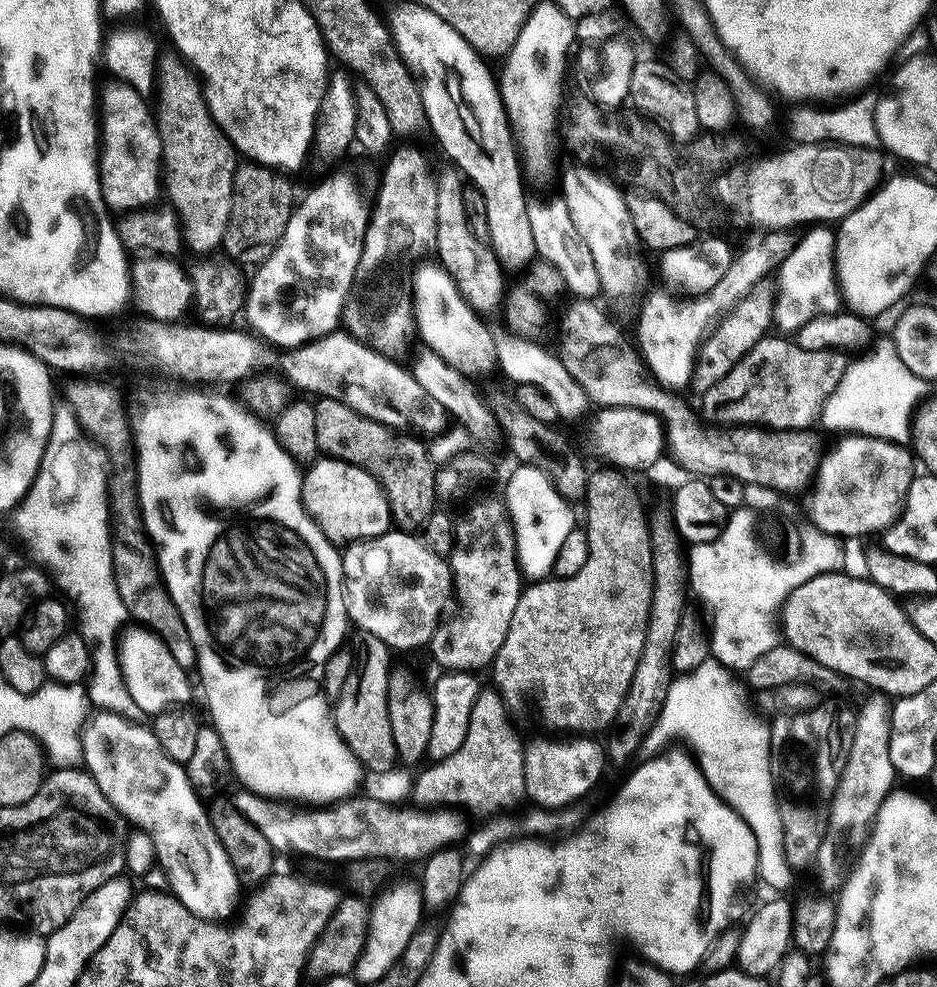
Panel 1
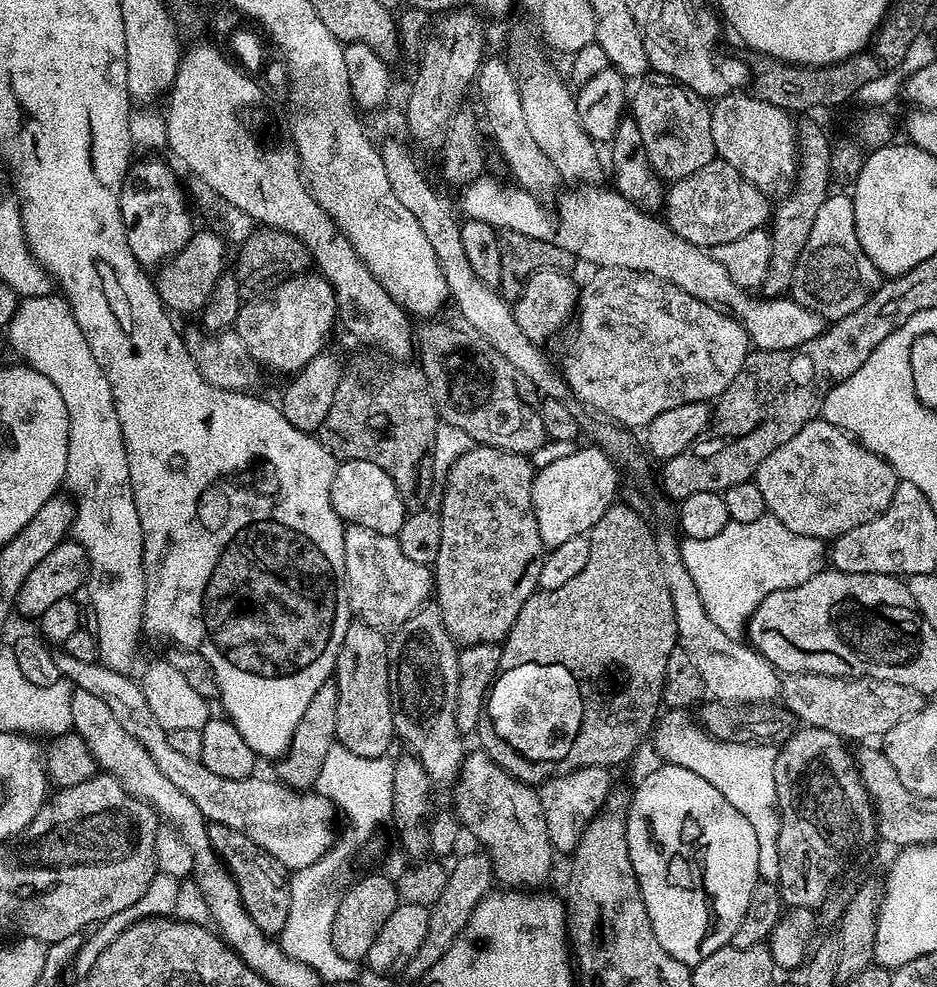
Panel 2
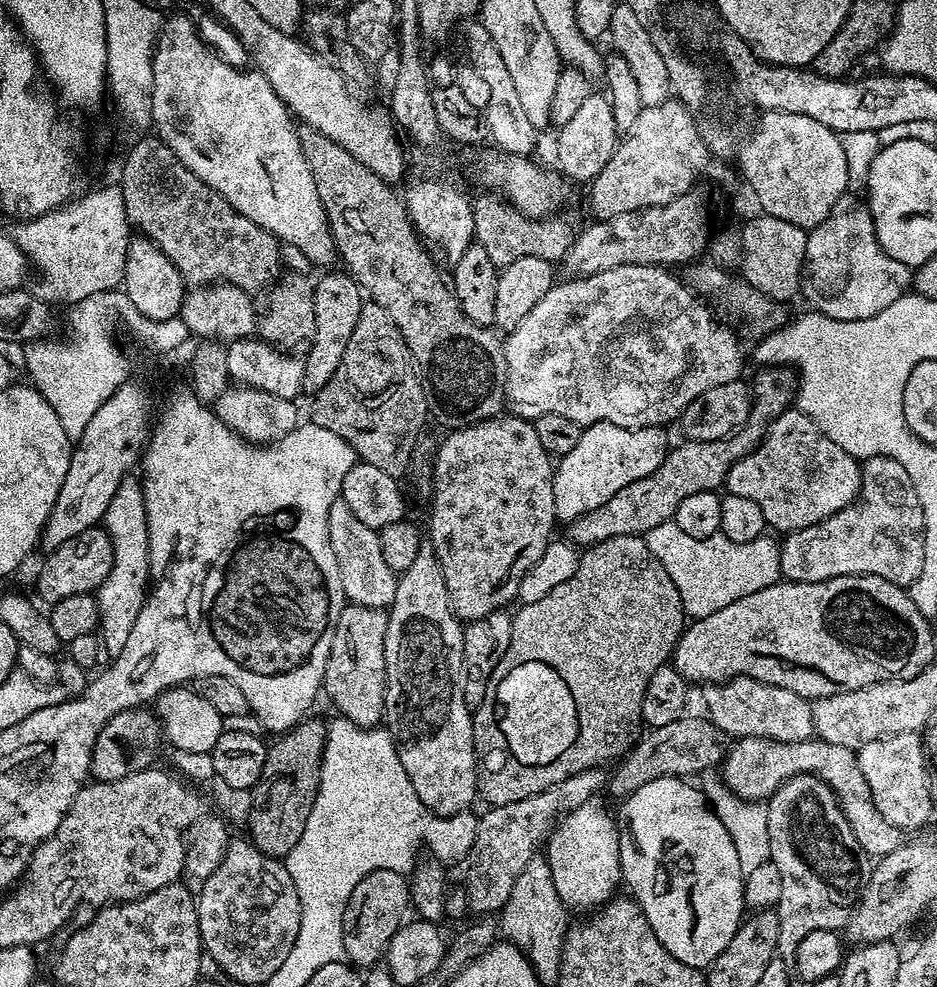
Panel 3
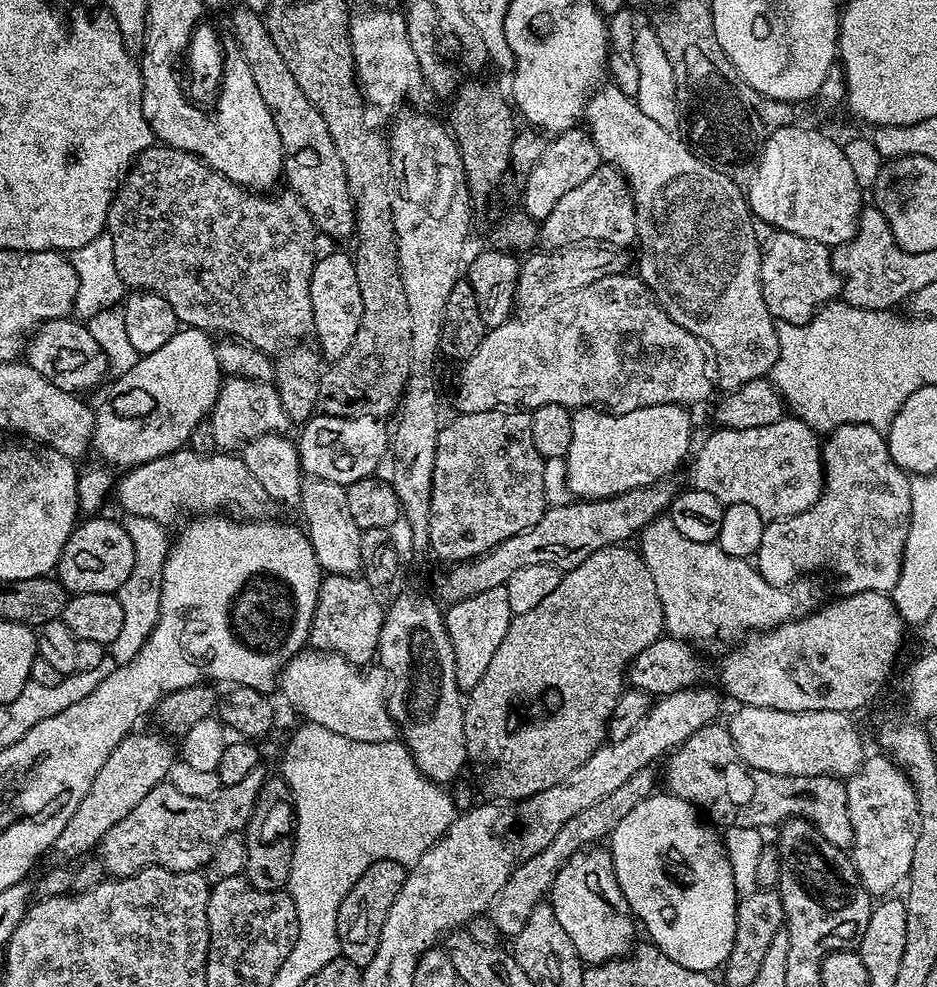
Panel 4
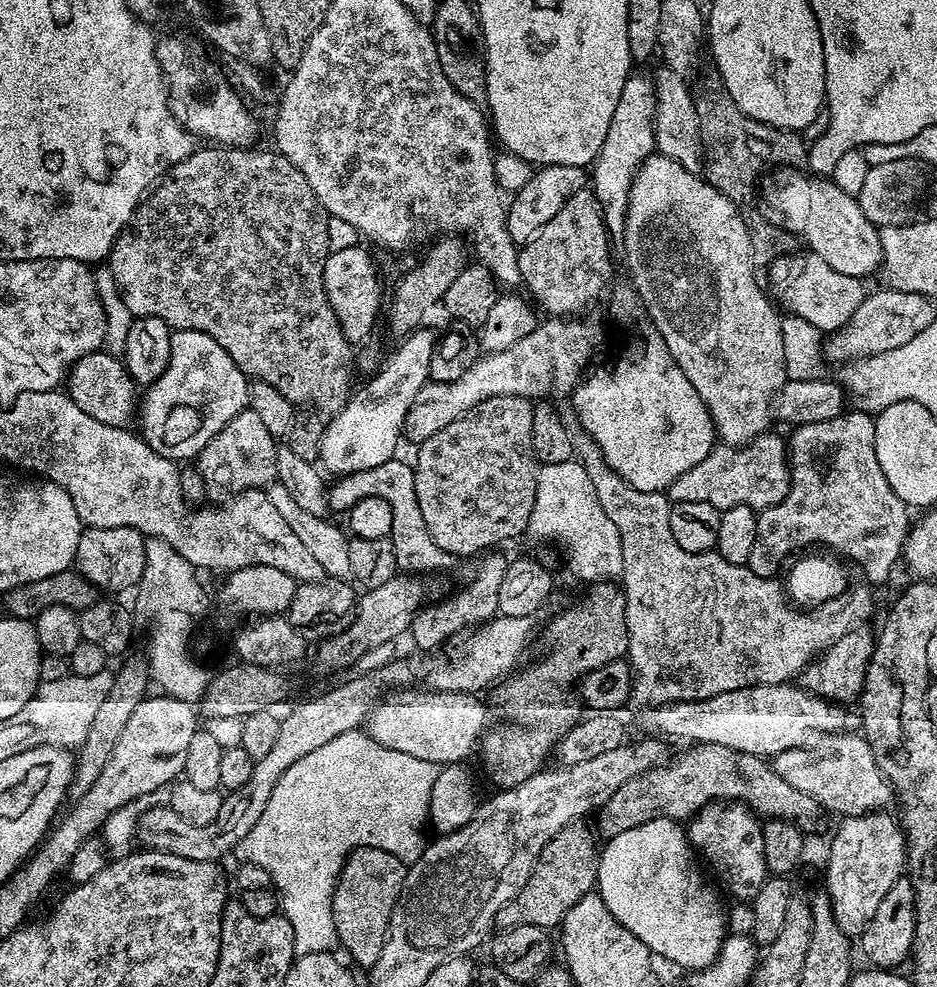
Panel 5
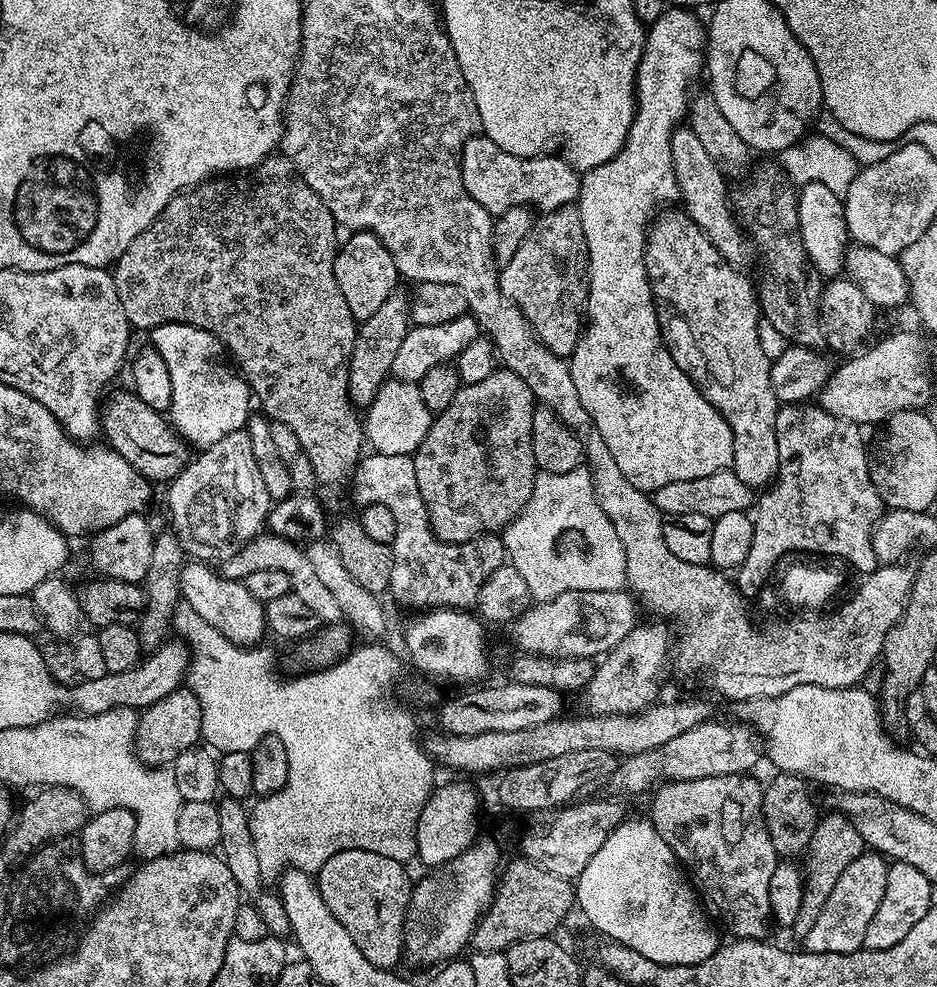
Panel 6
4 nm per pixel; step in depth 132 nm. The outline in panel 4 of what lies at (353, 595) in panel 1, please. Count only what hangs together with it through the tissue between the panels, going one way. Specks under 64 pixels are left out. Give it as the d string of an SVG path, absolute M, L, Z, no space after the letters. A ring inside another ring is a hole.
M308 478L300 485L298 511L304 515L303 527L306 529L308 541L312 543L312 549L321 569L333 576L357 575L362 562L362 546L360 545L362 530L350 514L350 505L346 503L347 493L345 485L329 480Z

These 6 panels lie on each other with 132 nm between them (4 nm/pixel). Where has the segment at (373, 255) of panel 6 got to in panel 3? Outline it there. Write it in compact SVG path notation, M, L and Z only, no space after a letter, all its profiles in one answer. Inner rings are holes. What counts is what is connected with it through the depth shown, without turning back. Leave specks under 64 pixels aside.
M347 271L328 272L319 281L315 281L313 290L314 306L314 332L306 350L308 353L302 356L304 373L302 382L303 391L313 394L330 381L334 370L345 353L346 344L350 340L350 334L358 323L359 310L362 305L362 293L360 285L348 275Z

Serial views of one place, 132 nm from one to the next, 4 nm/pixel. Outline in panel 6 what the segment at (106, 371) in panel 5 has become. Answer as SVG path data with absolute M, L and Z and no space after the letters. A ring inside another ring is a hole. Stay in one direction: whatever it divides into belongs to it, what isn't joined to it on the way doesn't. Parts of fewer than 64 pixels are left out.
M131 390L114 392L103 401L100 414L100 427L102 436L108 439L105 440L107 447L122 454L122 458L126 458L126 462L130 462L130 466L134 466L134 470L138 470L138 474L142 474L149 482L170 482L188 465L189 445L169 423L165 413L150 410L150 406L146 406L146 402L142 402L142 398L138 398Z

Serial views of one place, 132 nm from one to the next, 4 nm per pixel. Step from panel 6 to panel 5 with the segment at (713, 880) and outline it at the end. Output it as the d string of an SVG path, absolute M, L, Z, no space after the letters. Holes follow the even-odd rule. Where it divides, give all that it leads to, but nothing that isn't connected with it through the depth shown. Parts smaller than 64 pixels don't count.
M713 802L687 821L688 843L716 871L716 876L744 902L751 902L769 875L764 857L764 830L761 817L751 808L735 802Z

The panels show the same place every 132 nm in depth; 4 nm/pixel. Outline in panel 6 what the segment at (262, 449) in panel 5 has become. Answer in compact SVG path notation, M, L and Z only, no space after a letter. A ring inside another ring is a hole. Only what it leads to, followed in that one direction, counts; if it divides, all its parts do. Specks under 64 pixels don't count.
M241 430L226 434L226 438L218 438L210 447L203 449L197 458L189 459L188 465L182 469L174 479L167 485L168 488L168 512L172 515L171 531L176 533L177 540L184 549L185 557L191 558L196 562L223 562L232 557L238 550L242 550L251 540L261 535L268 519L268 509L272 507L273 501L270 494L266 494L266 482L262 482L262 473L258 470L258 462L254 462L254 450L250 447L250 438L247 431Z

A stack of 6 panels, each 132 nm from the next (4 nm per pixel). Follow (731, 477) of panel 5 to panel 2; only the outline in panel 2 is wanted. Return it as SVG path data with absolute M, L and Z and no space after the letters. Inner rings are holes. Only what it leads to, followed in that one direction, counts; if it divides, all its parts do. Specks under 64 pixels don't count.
M813 418L806 422L806 426L802 426L802 430L793 431L790 442L782 442L782 446L778 446L770 458L760 463L754 483L758 490L762 490L765 509L787 530L796 535L831 542L848 530L854 530L859 524L870 522L879 512L884 512L896 489L898 477L882 457L863 448L848 433L841 432L828 420Z

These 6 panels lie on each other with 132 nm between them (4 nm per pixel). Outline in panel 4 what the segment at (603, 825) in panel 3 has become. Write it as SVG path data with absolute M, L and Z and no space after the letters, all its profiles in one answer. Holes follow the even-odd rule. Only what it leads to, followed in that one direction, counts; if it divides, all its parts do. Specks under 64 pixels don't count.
M607 847L591 848L577 850L568 857L565 864L558 870L550 893L554 918L558 918L562 930L566 930L570 942L574 942L574 950L578 950L580 959L588 966L607 964L610 960L619 960L621 956L629 955L634 947L634 941L637 939L637 937L635 938L636 928L638 932L638 924L633 917L632 907L628 905L622 894L622 886L618 882L616 871L612 865L611 851Z

